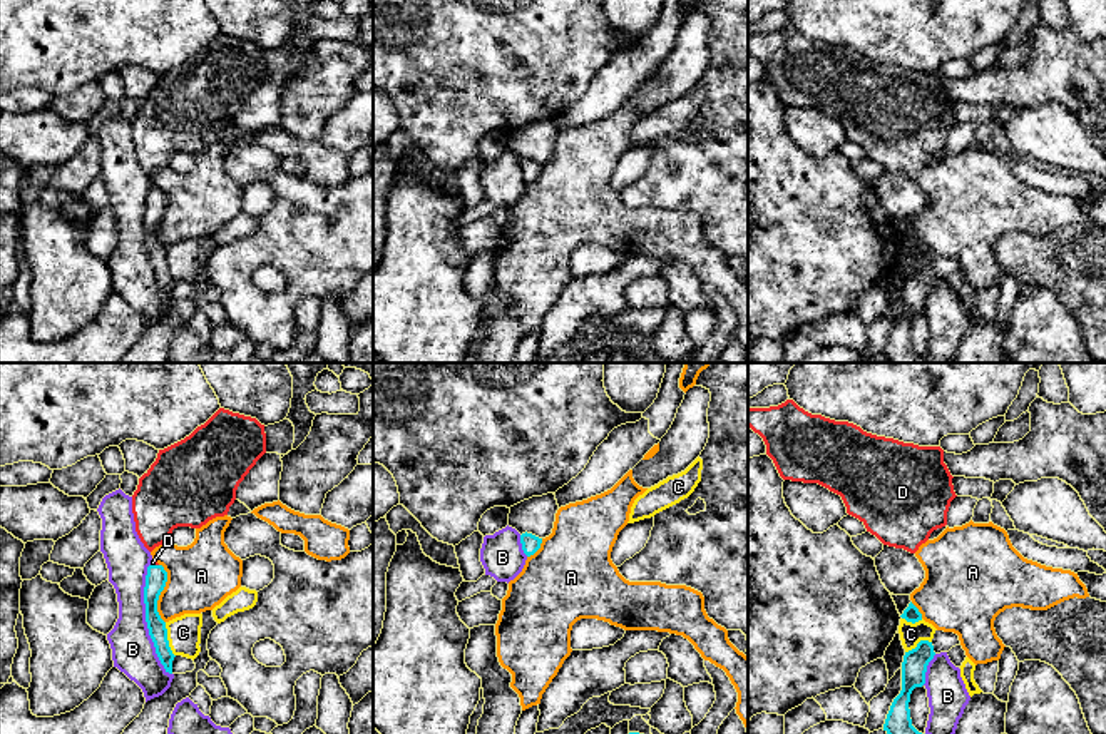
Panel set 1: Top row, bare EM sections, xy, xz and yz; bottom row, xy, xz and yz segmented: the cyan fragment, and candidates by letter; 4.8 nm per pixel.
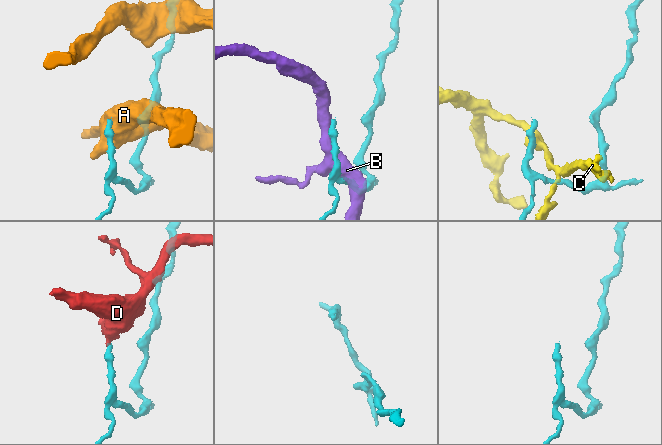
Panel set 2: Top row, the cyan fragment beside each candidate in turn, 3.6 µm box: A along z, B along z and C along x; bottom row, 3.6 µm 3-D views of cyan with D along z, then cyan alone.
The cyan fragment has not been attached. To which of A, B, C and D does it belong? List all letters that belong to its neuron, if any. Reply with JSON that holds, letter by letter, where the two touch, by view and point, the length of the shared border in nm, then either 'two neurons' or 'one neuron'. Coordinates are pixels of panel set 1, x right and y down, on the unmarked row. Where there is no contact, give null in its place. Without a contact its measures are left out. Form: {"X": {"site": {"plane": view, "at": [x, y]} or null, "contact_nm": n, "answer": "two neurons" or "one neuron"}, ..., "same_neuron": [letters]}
{"A": {"site": {"plane": "xy", "at": [159, 219]}, "contact_nm": 280, "answer": "two neurons"}, "B": {"site": {"plane": "xy", "at": [146, 244]}, "contact_nm": 550, "answer": "two neurons"}, "C": {"site": {"plane": "xy", "at": [166, 265]}, "contact_nm": 180, "answer": "two neurons"}, "D": {"site": {"plane": "xy", "at": [154, 191]}, "contact_nm": 40, "answer": "one neuron"}, "same_neuron": ["D"]}

